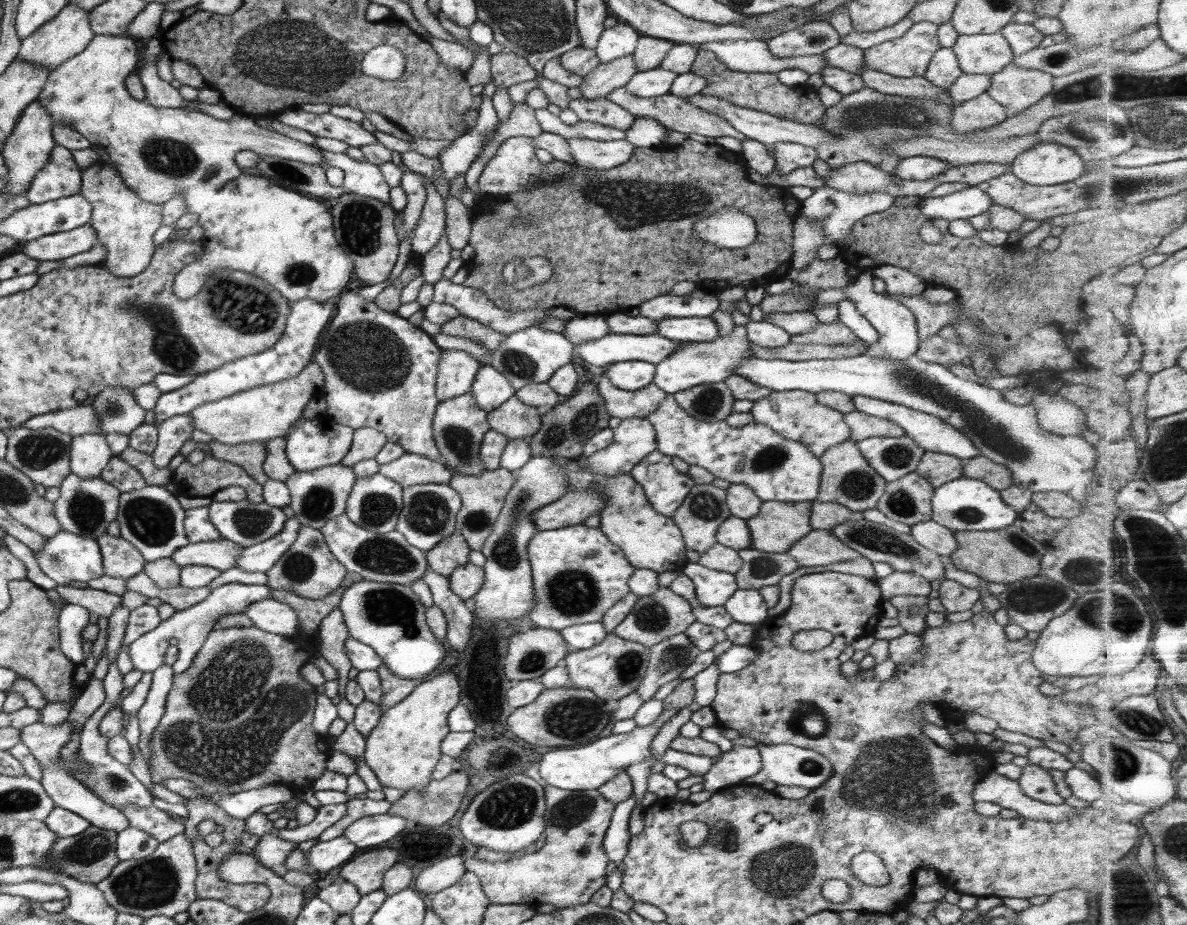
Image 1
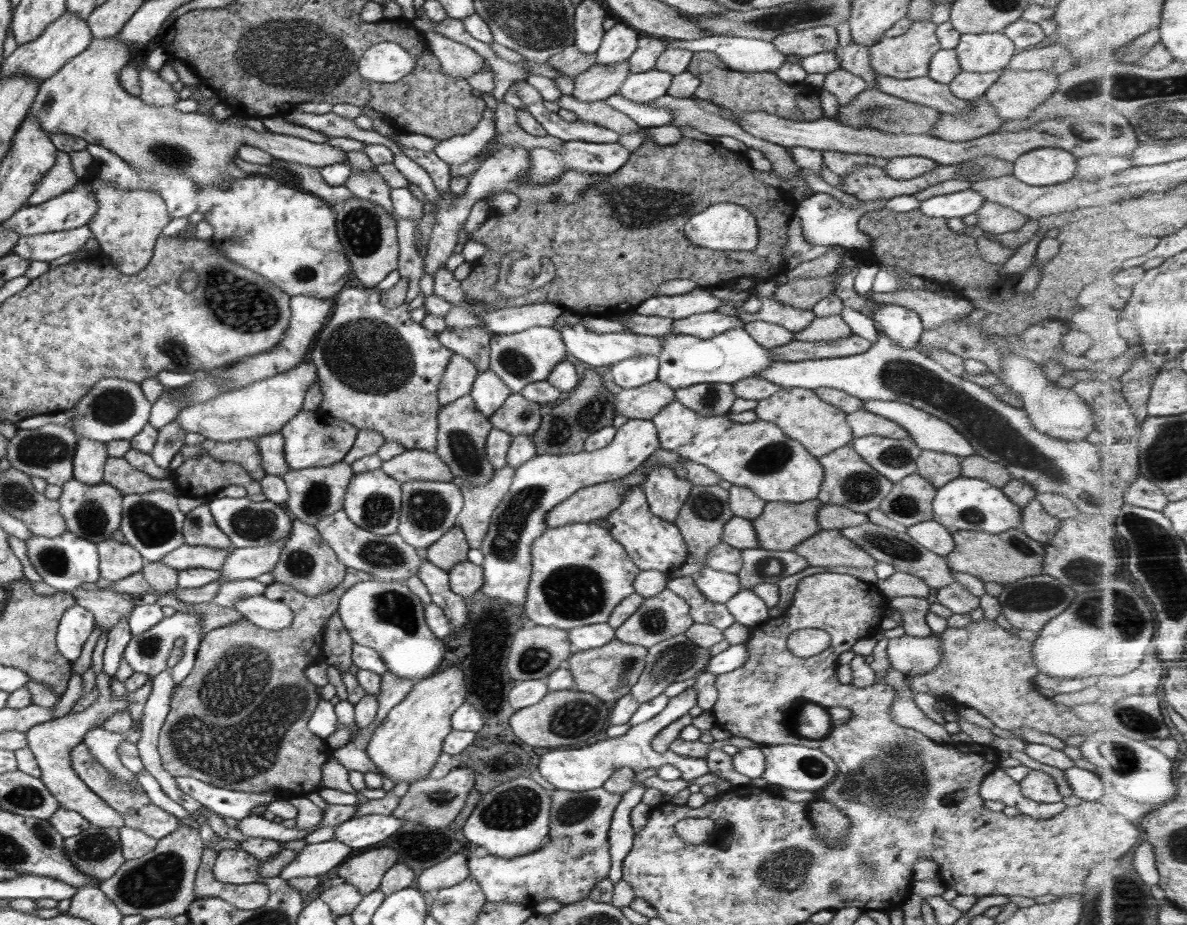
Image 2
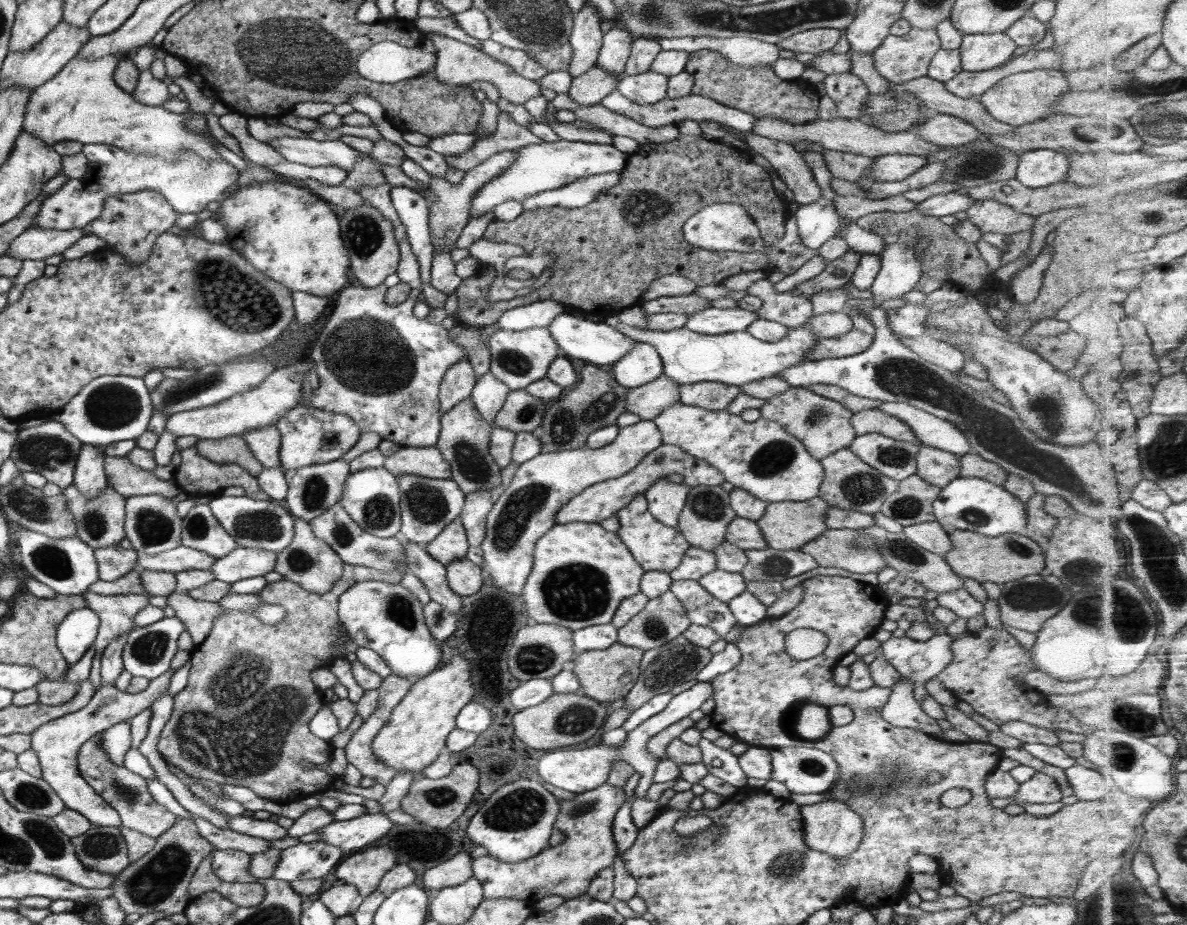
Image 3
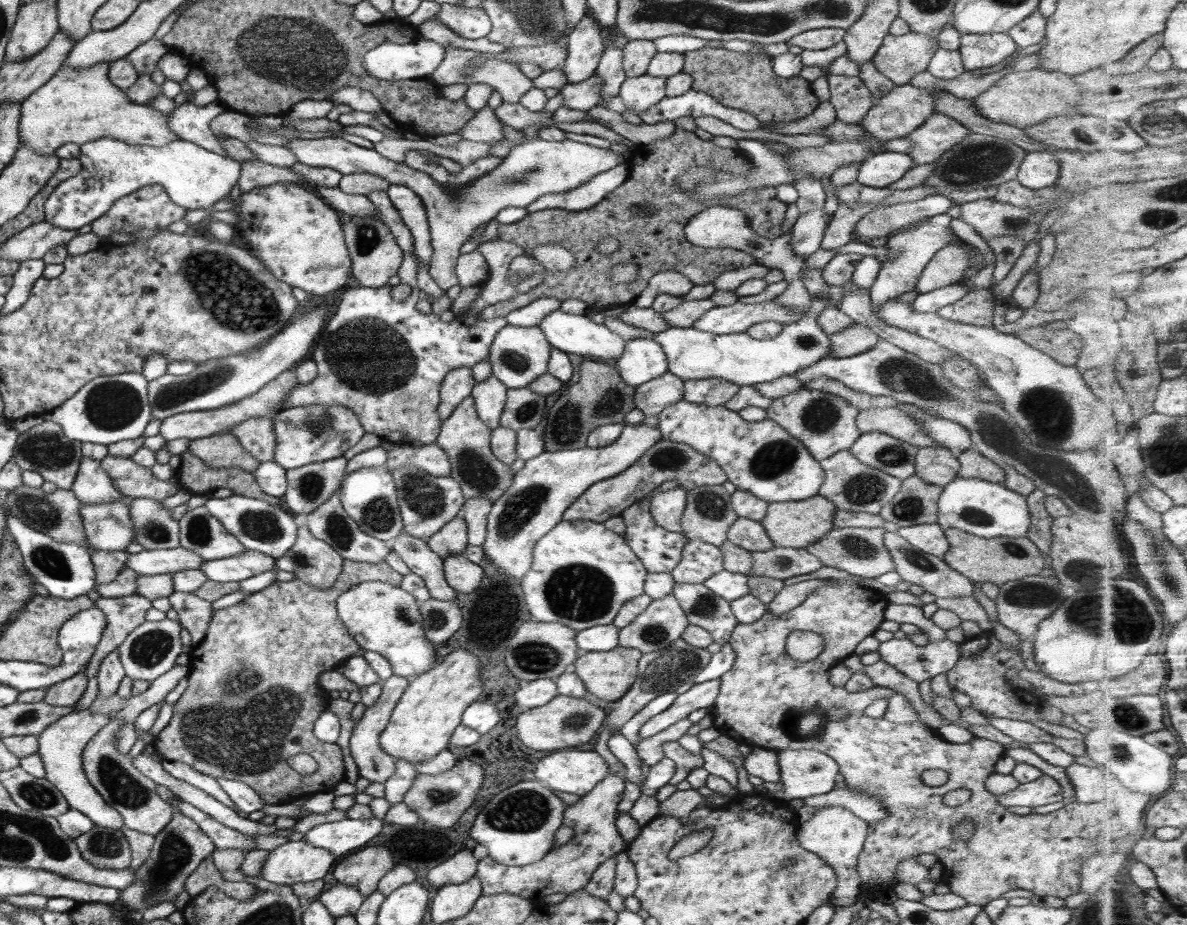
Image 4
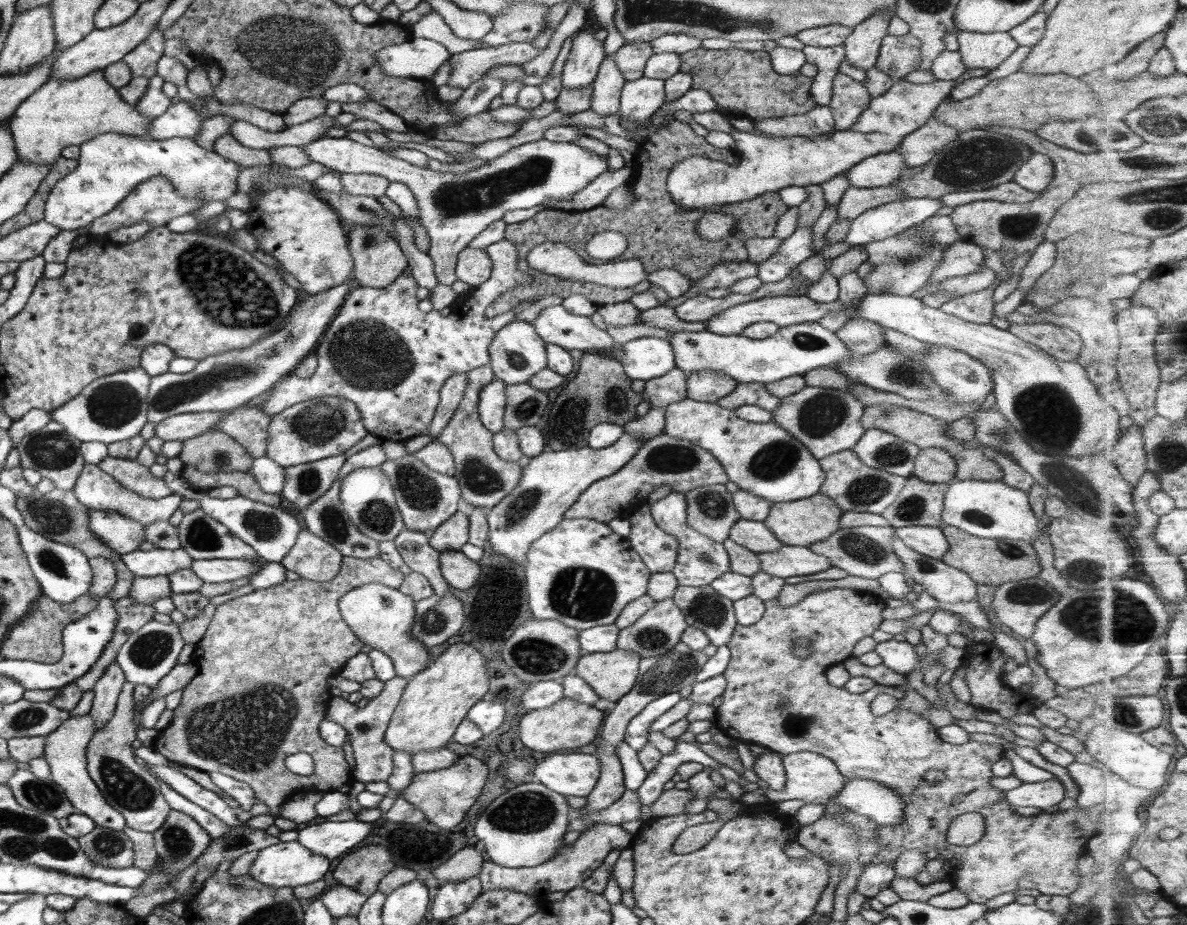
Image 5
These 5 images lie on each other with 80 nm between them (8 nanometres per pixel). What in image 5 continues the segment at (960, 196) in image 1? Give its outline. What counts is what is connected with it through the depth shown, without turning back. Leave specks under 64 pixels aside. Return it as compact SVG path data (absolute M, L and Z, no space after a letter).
M908 198L896 200L877 206L870 210L866 210L852 220L851 225L846 235L846 242L848 244L863 245L872 241L884 240L889 236L901 234L907 228L924 222L927 218L934 216L943 207L942 201L933 198Z

